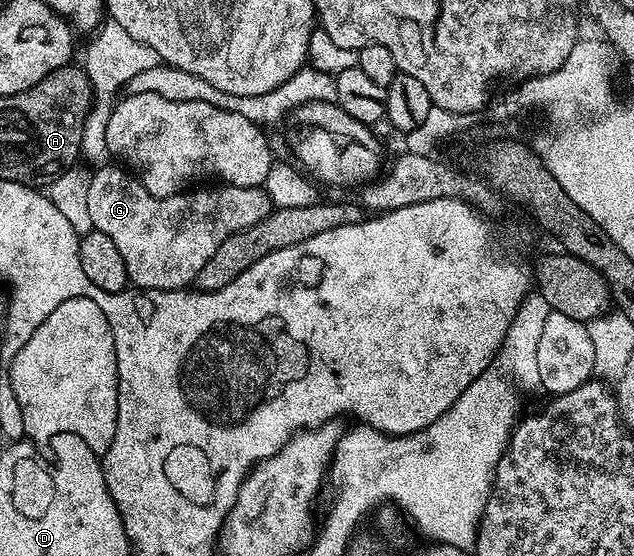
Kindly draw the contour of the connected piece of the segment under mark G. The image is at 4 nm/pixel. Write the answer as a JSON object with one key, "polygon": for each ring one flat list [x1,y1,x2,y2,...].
{"polygon":[[115,166,104,167,101,171,90,175,86,193,86,209,90,215,92,227,106,233,106,237,110,237,110,241,114,241,118,253,122,253,122,261,126,265,129,280,140,289,177,290,176,275,195,277,198,269,202,269,202,265,206,265,206,261,210,261,210,257,214,257,218,245,222,245,222,241,226,241,226,237,262,221,264,216,274,210,273,203,263,187,212,185,209,186,212,187,209,191,192,189,174,197,156,199,141,185,140,180,129,174,123,166]]}

